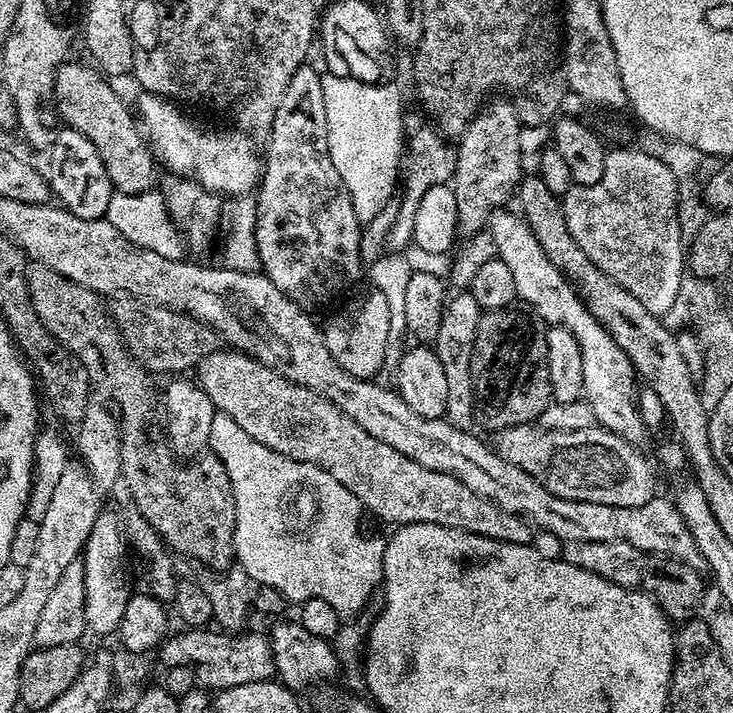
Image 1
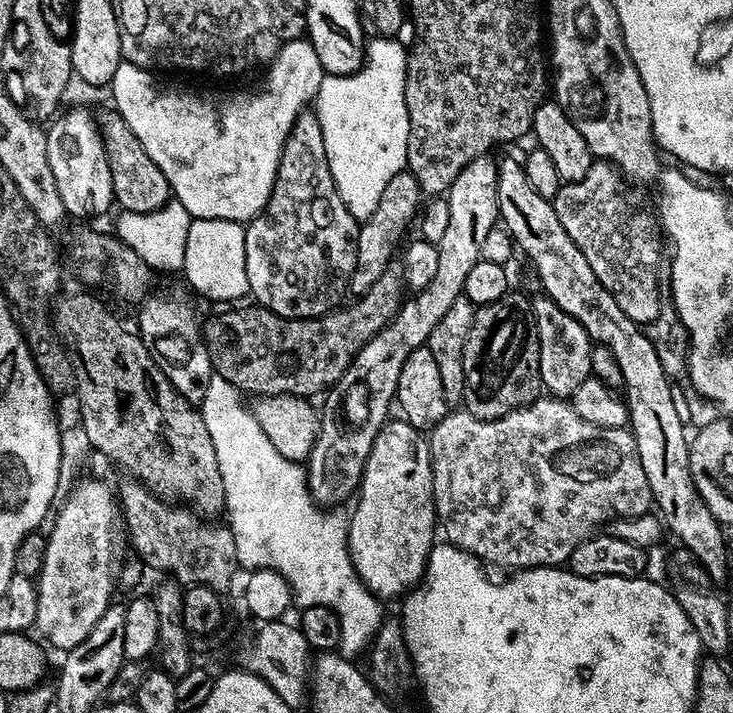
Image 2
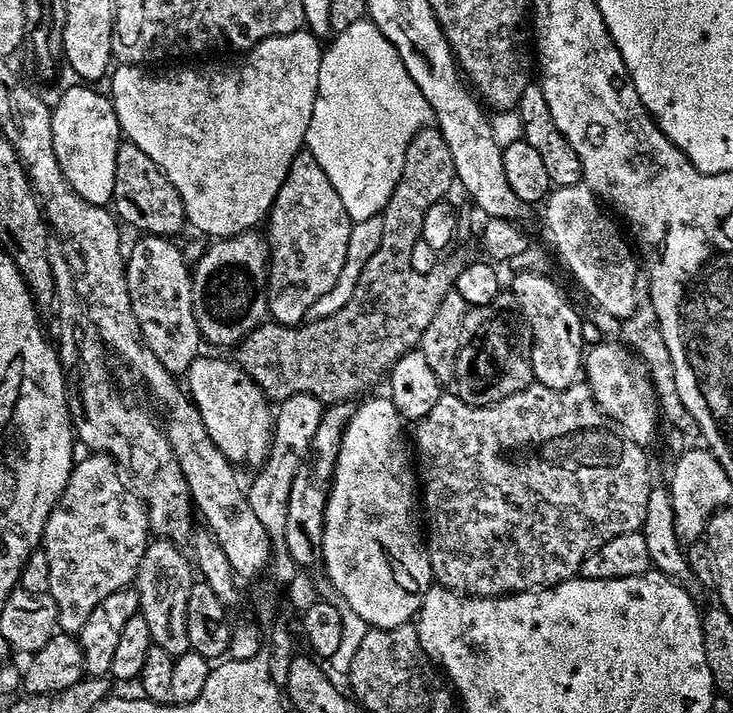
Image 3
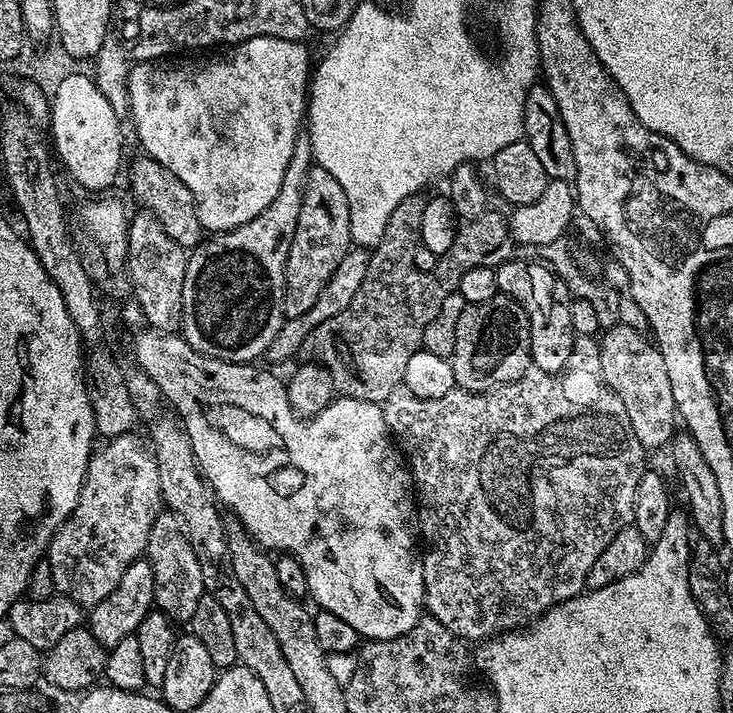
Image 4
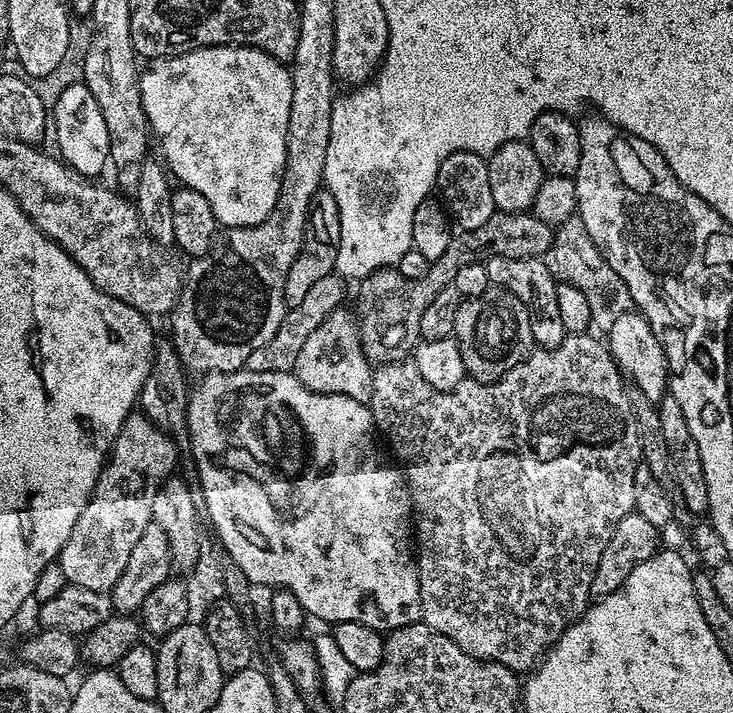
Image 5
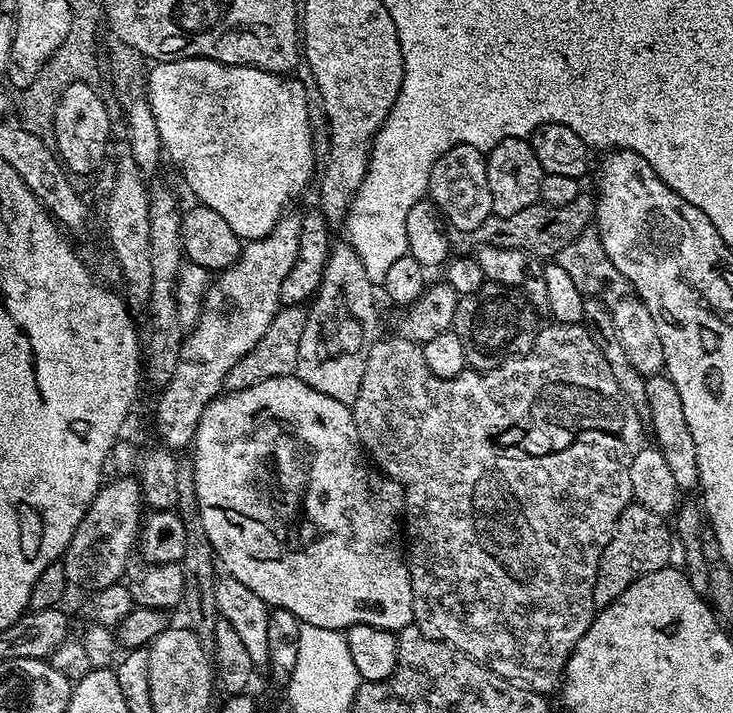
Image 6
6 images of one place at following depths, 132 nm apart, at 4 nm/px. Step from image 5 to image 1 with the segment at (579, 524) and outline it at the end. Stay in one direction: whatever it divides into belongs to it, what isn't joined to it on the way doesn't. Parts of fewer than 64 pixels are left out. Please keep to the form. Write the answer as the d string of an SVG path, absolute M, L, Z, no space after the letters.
M519 424L497 431L495 436L494 448L502 459L521 465L555 496L606 506L642 506L657 495L656 476L647 458L636 449L635 443L606 428L593 426L553 432L532 424Z

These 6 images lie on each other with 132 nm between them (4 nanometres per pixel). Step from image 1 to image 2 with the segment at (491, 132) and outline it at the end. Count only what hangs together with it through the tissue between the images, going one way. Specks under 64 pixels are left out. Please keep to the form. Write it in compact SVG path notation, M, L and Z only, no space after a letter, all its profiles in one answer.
M485 154L474 158L447 190L450 222L446 225L446 234L442 234L442 242L435 244L438 270L434 279L419 289L413 300L408 298L401 303L396 317L356 351L342 378L327 389L323 397L324 412L322 408L318 416L320 429L316 431L316 441L306 461L309 492L320 506L338 506L334 504L342 503L359 489L366 458L377 434L389 419L388 411L391 408L393 411L398 378L402 374L402 366L406 366L406 358L410 358L414 350L427 345L430 330L438 326L446 310L450 310L454 298L464 295L466 278L471 268L481 260L486 234L497 227L500 218L496 177L498 164L490 157Z

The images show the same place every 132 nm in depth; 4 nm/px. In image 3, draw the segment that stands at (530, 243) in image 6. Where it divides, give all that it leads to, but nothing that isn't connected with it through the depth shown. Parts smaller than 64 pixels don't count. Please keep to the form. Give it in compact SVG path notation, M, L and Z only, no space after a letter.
M435 126L421 128L408 143L400 181L384 207L382 242L374 258L366 262L366 270L362 270L358 286L354 286L350 302L346 302L338 314L330 314L321 320L308 320L295 326L263 322L235 345L235 363L261 388L269 401L279 402L290 398L290 394L310 394L325 406L355 401L355 396L363 397L371 393L371 388L387 377L398 360L419 345L422 330L430 326L430 318L434 318L438 302L442 302L442 298L446 298L446 294L455 285L458 268L457 265L441 263L433 272L419 272L410 263L410 253L420 241L422 222L426 222L426 210L430 210L434 202L445 199L452 184L454 188L456 183L454 158L450 156L446 138Z

